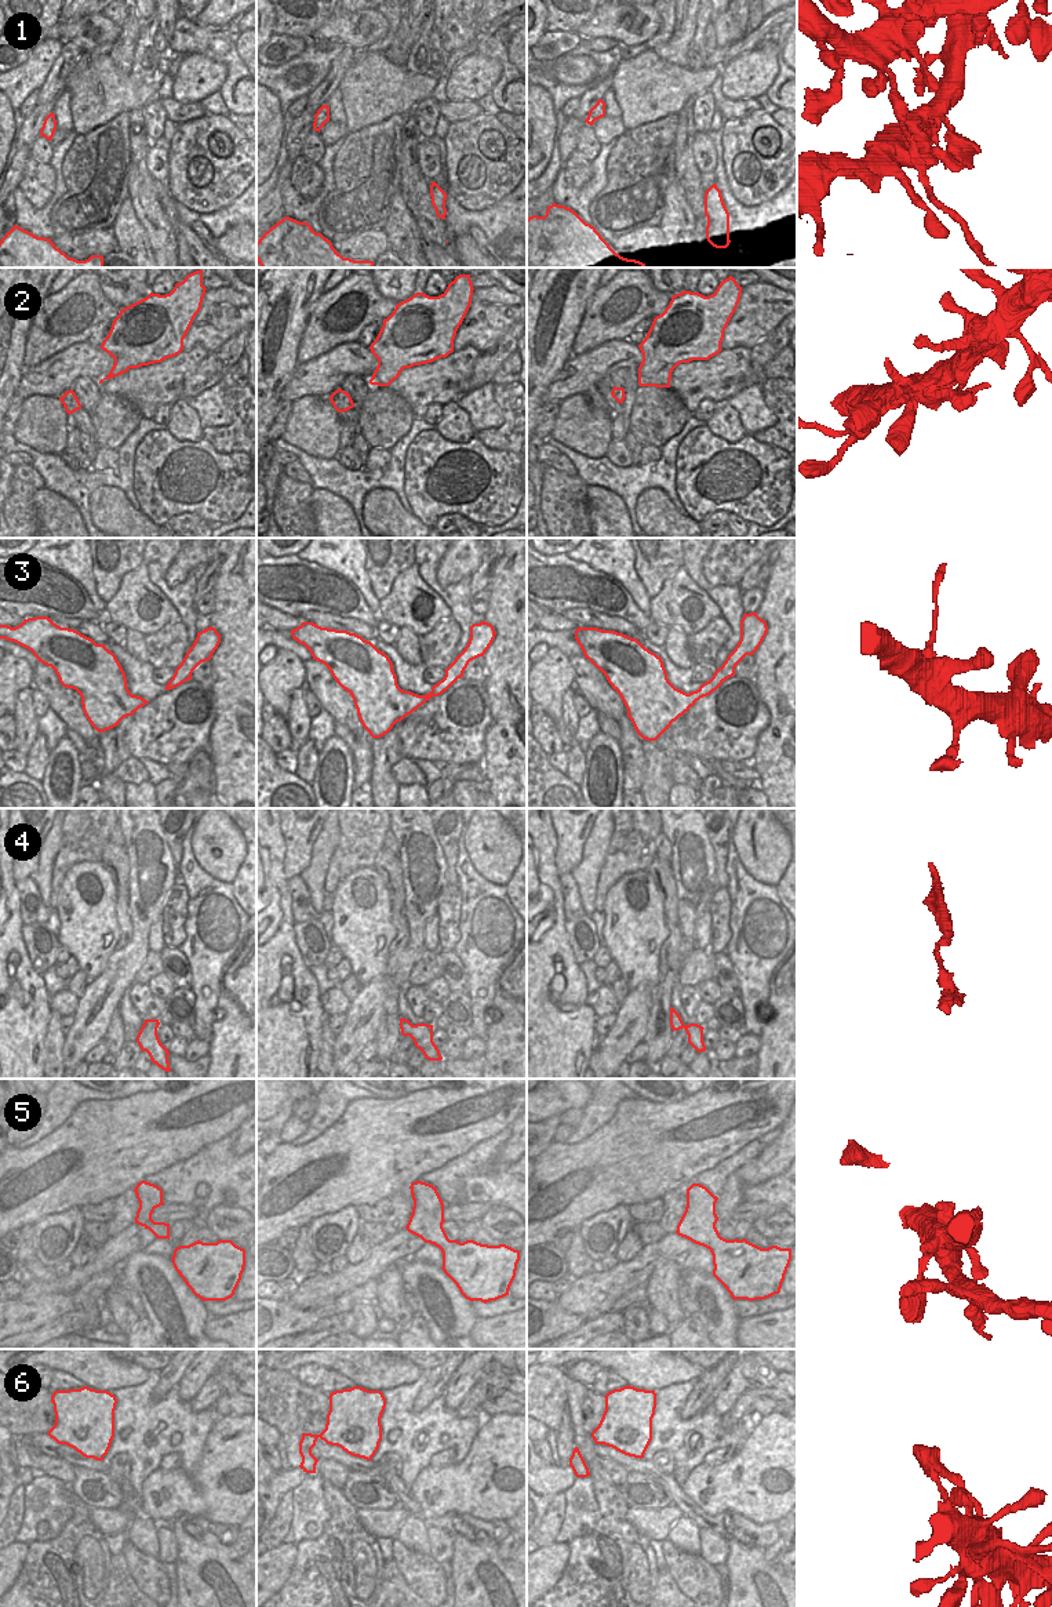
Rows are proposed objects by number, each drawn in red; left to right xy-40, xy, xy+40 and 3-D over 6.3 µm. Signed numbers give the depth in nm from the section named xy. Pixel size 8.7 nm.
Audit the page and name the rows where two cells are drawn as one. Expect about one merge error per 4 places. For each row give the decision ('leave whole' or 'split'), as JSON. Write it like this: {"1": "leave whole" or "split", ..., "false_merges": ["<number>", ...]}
{"1": "split", "2": "leave whole", "3": "split", "4": "leave whole", "5": "leave whole", "6": "leave whole", "false_merges": ["1", "3"]}

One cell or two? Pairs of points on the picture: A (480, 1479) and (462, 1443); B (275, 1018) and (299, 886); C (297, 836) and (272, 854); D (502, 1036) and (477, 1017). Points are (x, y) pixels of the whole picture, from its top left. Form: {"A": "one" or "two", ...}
{"A": "two", "B": "two", "C": "two", "D": "two"}

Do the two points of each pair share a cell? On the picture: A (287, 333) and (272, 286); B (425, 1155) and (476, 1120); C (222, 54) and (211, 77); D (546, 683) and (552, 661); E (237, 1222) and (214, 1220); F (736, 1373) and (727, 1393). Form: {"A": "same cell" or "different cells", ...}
{"A": "same cell", "B": "same cell", "C": "different cells", "D": "same cell", "E": "same cell", "F": "same cell"}

